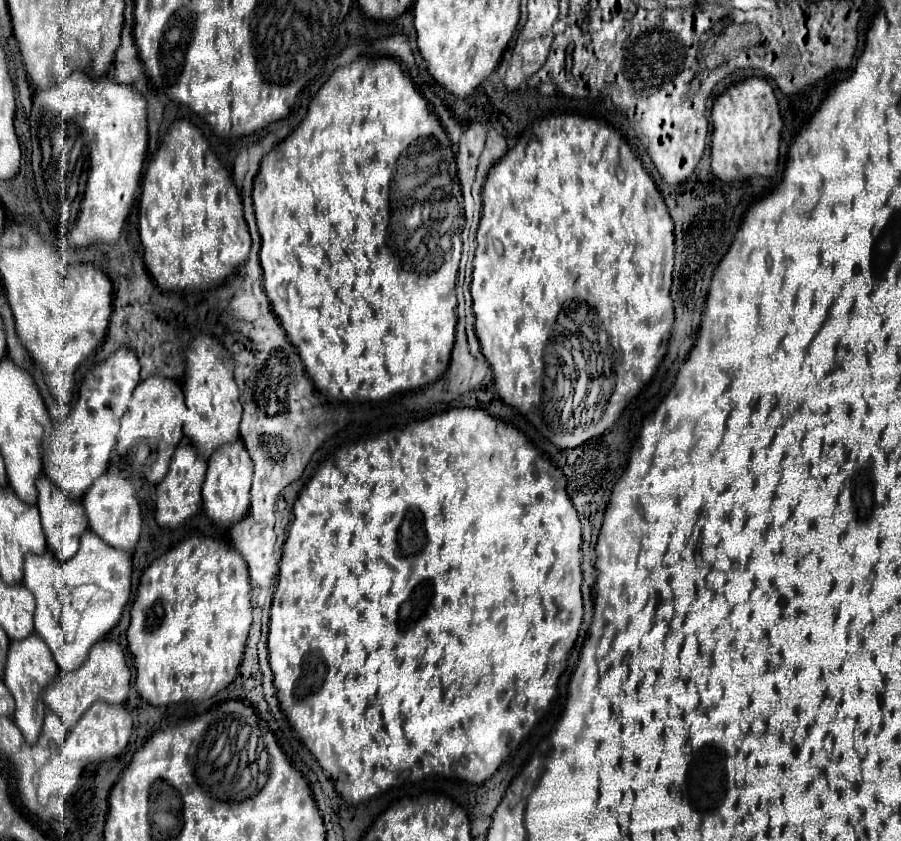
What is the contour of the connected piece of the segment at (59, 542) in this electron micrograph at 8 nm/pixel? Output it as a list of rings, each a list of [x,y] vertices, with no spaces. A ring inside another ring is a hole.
[[[39,476],[37,484],[39,484],[37,508],[41,514],[47,544],[61,562],[67,562],[75,556],[75,552],[79,548],[79,536],[87,530],[87,516],[83,516],[83,504],[81,504],[81,500],[71,500],[69,496],[63,496],[63,492],[59,492],[59,488],[55,488],[55,484],[51,484],[51,480],[47,480],[47,476]]]

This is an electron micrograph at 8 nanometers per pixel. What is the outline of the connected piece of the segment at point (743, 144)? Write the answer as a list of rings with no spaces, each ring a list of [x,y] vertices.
[[[747,78],[725,88],[711,108],[711,172],[723,180],[745,180],[749,176],[775,176],[779,160],[783,120],[773,88],[763,78]]]

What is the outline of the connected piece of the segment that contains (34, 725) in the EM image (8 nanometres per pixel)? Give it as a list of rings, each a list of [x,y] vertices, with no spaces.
[[[35,632],[31,636],[27,636],[25,640],[11,642],[11,648],[9,648],[9,654],[5,660],[3,680],[5,680],[7,688],[11,690],[15,704],[17,704],[13,720],[29,744],[35,744],[35,740],[42,730],[45,716],[43,712],[46,712],[41,704],[42,692],[47,688],[47,684],[55,682],[58,673],[59,666],[55,664],[55,658],[51,656],[51,648],[47,648],[47,644],[43,644],[43,640],[39,640],[39,636],[35,636]]]

